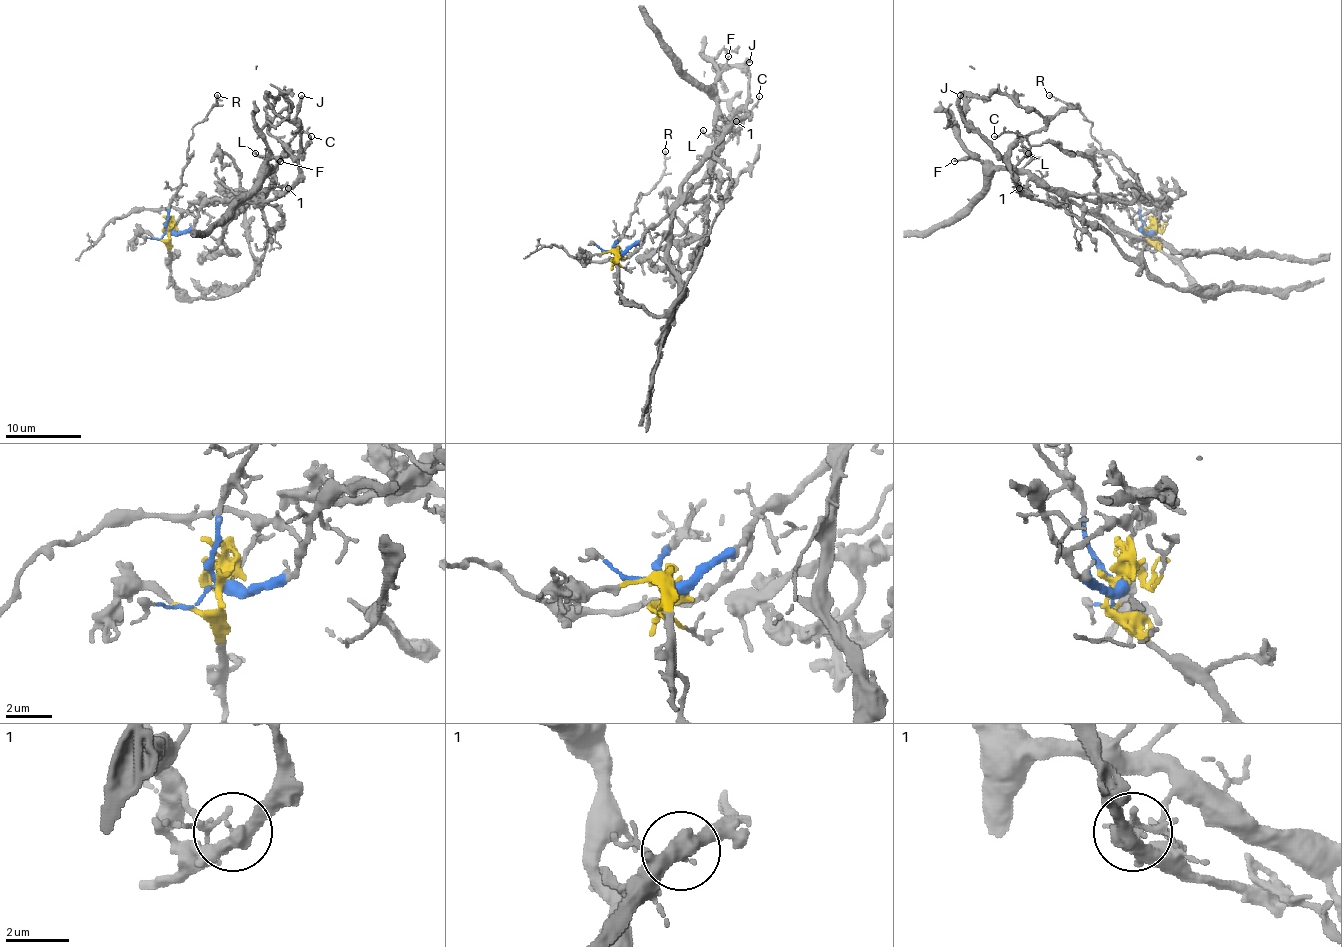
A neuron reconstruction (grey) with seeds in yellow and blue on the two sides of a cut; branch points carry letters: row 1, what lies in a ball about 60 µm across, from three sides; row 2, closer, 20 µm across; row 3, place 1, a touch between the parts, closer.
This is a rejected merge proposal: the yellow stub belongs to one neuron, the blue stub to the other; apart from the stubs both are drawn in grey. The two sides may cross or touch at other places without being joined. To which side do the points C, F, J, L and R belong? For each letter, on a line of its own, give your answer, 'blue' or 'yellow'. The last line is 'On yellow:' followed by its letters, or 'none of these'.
C: blue
F: blue
J: yellow
L: blue
R: blue
On yellow: J

